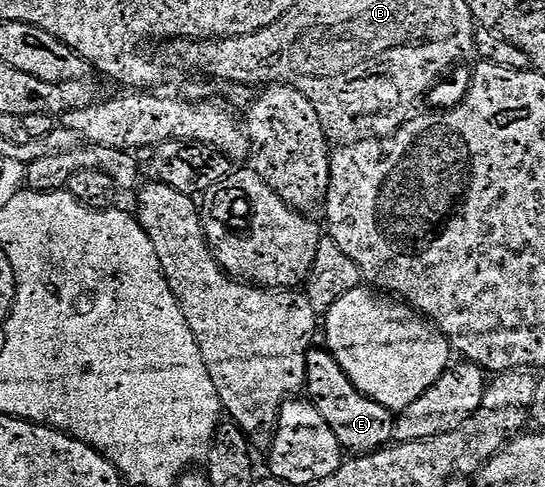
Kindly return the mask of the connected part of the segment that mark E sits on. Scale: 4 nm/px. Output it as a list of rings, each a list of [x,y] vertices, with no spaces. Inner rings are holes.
[[[311,349],[306,355],[305,398],[328,421],[328,429],[336,433],[336,441],[347,452],[369,453],[377,451],[394,439],[395,412],[384,409],[376,401],[372,401],[356,385],[348,381],[344,369],[325,349]]]

